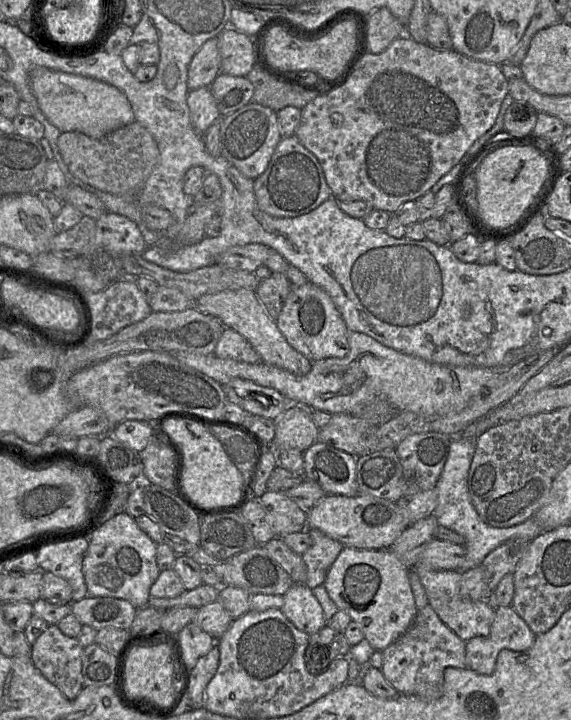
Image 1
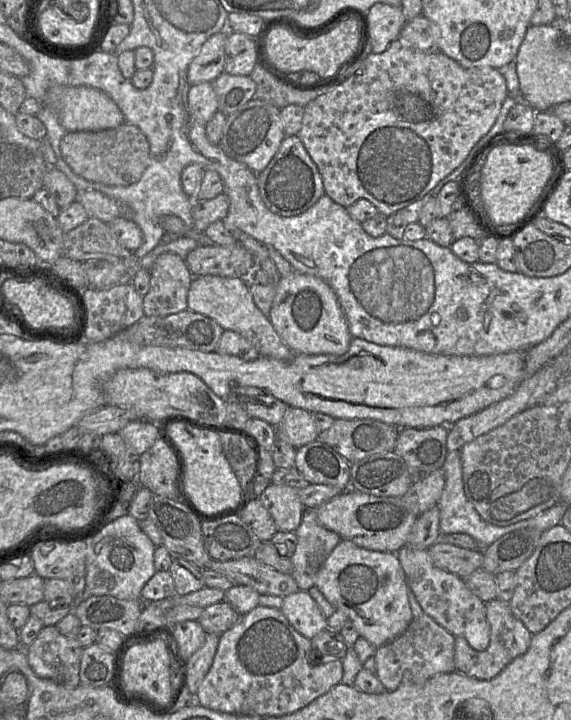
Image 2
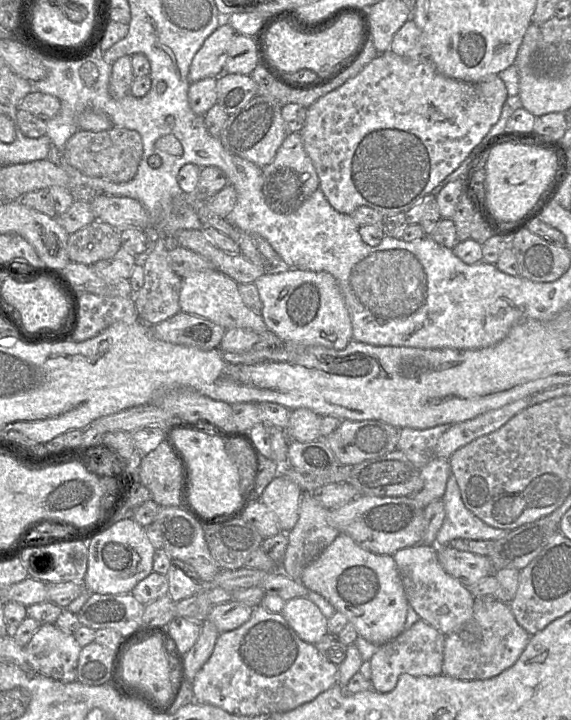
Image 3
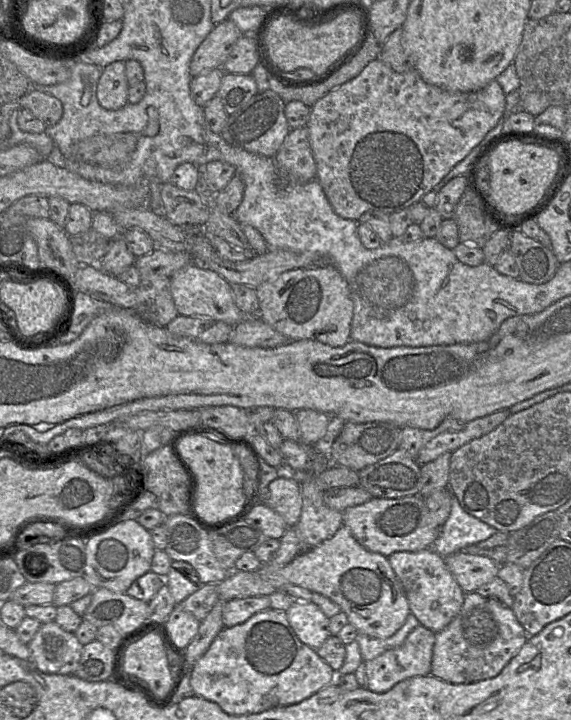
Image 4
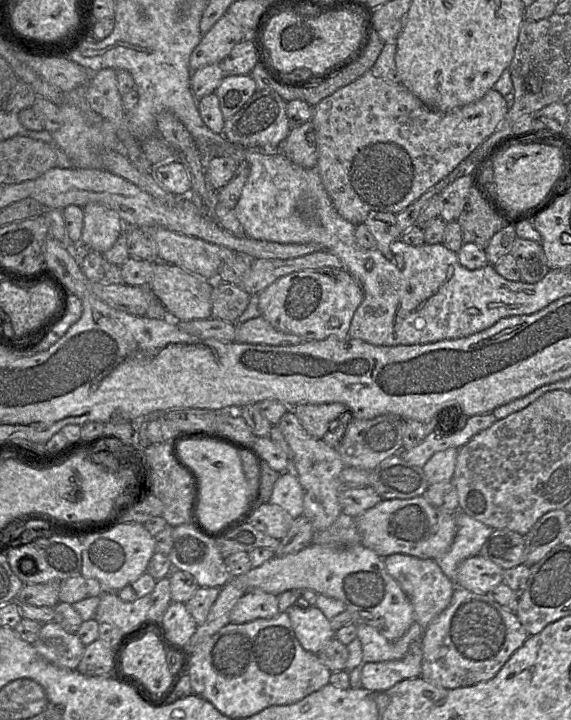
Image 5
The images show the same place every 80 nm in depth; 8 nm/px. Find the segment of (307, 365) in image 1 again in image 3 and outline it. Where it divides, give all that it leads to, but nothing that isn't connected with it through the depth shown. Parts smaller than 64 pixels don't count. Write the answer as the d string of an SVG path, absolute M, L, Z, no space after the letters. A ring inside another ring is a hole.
M216 269L197 272L182 278L179 293L180 311L205 318L225 330L247 328L257 333L264 333L268 328L262 316L249 309L242 301L238 290L239 284Z

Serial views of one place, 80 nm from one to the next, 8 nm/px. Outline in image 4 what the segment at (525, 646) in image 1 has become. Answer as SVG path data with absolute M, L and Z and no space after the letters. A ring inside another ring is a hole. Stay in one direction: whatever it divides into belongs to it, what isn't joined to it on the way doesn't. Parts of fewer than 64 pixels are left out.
M477 592L467 593L459 613L445 628L435 632L430 674L453 684L473 683L495 677L518 653L527 639L528 635L511 607L493 597Z

